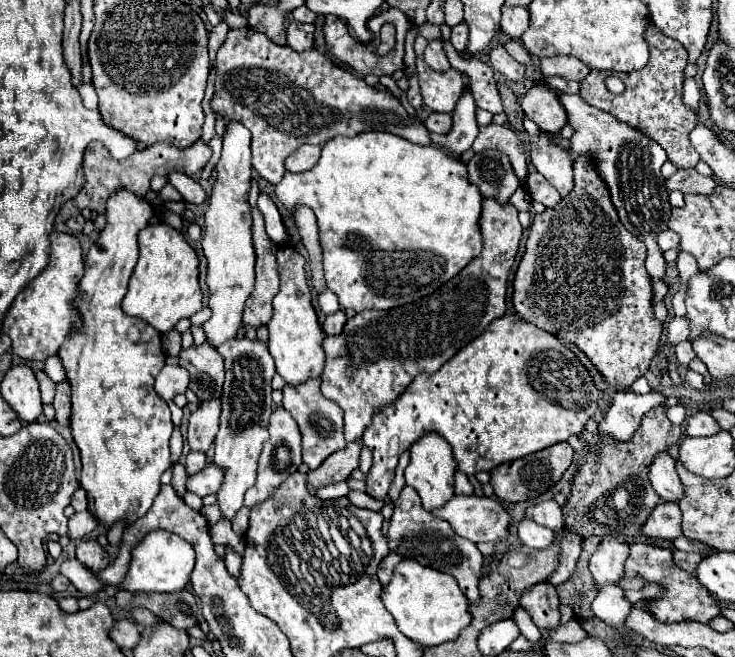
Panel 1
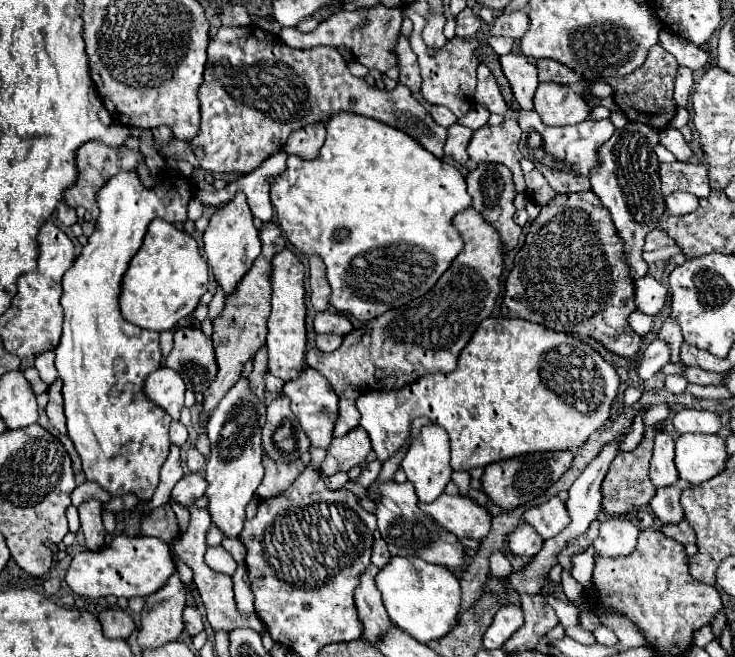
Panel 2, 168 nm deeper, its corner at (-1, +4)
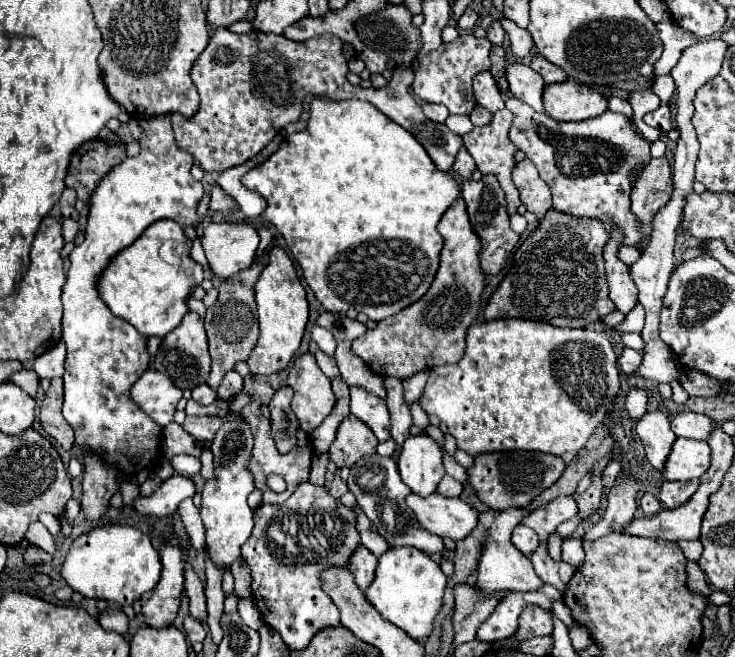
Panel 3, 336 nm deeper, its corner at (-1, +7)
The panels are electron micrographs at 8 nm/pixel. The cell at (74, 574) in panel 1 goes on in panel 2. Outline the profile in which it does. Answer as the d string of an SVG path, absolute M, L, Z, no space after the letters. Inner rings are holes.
M116 535L108 547L102 547L98 551L84 549L76 553L72 559L68 573L66 573L66 583L70 589L80 595L80 597L90 597L90 599L100 599L100 597L148 597L156 593L168 577L176 571L174 559L170 545L156 537L128 537L128 535Z

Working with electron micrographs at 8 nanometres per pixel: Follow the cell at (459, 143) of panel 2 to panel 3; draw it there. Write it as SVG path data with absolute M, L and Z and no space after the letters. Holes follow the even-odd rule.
M462 146L460 150L458 150L458 156L456 156L456 162L454 162L454 166L452 166L452 170L456 172L456 174L460 174L464 180L468 180L470 176L472 176L472 172L474 172L474 160L472 160L472 156L468 154L468 150Z

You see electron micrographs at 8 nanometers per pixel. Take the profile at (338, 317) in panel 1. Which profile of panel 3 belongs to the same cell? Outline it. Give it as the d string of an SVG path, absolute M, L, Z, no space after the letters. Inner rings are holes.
M318 350L314 356L316 356L316 362L318 362L320 370L322 370L328 378L334 378L334 376L338 376L338 374L340 374L340 372L338 372L338 366L336 366L336 360L334 360L334 356L328 356L328 354L324 354L322 350Z

